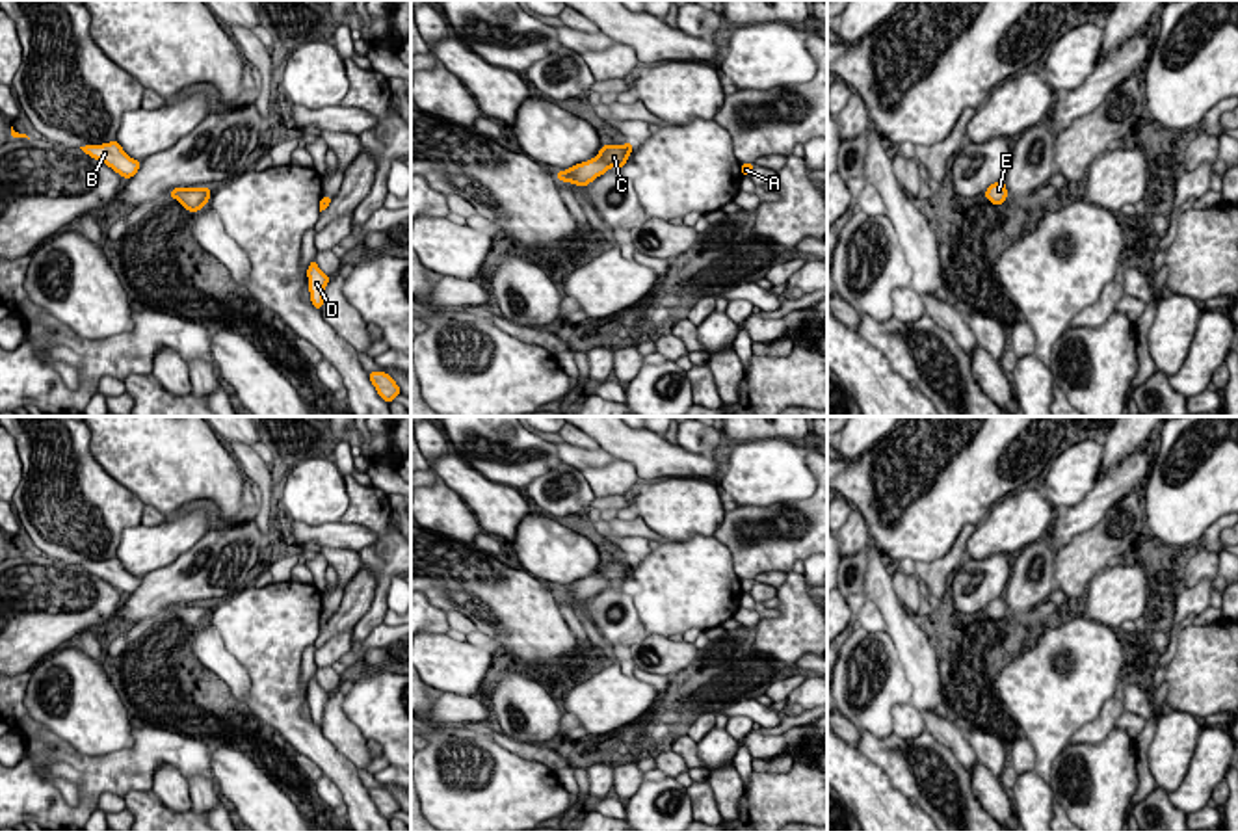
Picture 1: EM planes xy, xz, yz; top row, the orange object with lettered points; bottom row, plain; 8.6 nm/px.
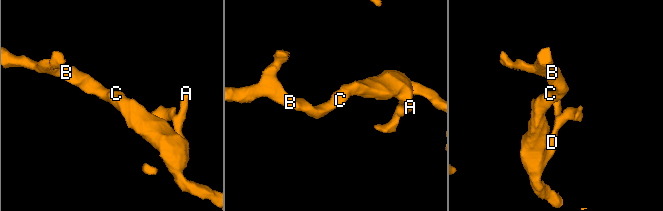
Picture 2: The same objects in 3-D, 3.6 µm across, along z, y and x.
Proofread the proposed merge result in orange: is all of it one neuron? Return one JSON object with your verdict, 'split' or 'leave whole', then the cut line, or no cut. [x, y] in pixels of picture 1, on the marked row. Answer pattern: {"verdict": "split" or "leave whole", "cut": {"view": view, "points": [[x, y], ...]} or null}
{"verdict": "leave whole", "cut": null}

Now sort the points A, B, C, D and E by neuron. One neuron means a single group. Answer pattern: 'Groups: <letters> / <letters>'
Groups: A B C D E

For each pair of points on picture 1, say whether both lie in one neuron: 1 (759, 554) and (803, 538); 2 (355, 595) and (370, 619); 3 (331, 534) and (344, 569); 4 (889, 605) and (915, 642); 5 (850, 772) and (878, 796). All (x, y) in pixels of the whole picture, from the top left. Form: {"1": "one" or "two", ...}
{"1": "one", "2": "two", "3": "two", "4": "one", "5": "one"}

